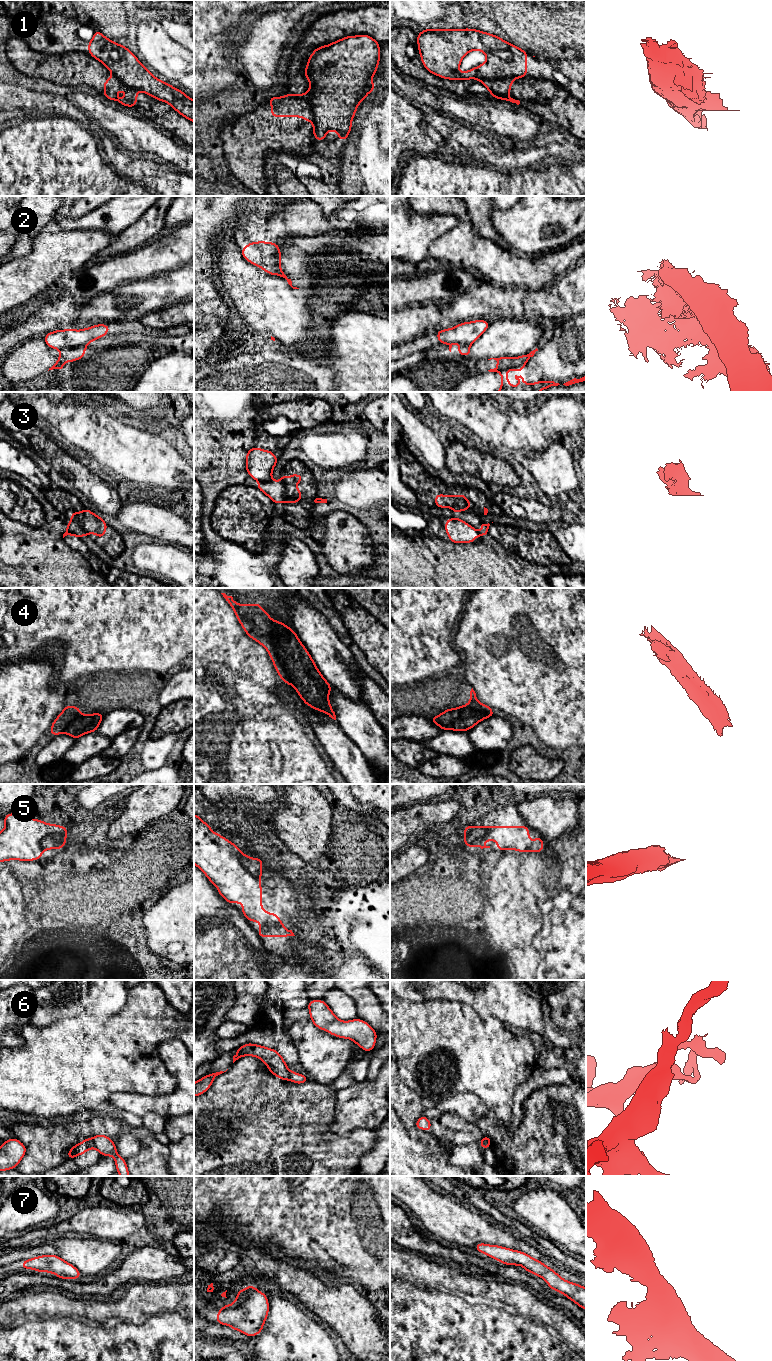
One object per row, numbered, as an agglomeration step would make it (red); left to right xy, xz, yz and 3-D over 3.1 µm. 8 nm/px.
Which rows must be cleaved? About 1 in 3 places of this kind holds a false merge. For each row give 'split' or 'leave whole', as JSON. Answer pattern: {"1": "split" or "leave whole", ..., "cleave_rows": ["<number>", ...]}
{"1": "split", "2": "split", "3": "split", "4": "leave whole", "5": "split", "6": "split", "7": "leave whole", "cleave_rows": ["1", "2", "3", "5", "6"]}

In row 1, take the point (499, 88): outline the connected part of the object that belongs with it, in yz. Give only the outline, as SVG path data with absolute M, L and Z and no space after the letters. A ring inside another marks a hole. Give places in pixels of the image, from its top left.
M515 78L482 79L480 82L489 90L490 95L496 99L510 101L519 105L519 100L515 100L508 95L514 80Z

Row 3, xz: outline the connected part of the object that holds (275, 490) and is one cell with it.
M296 473L282 474L279 481L264 481L259 482L257 489L262 491L275 503L298 503L302 499L302 493L295 486L301 483L303 480L303 475L298 475Z

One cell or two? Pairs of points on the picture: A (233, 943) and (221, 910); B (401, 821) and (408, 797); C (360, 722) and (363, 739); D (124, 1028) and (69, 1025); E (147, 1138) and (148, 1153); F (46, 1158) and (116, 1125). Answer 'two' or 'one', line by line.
A: two
B: two
C: one
D: one
E: one
F: one

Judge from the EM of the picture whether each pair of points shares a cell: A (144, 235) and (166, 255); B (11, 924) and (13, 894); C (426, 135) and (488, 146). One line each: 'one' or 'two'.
A: two
B: one
C: one

